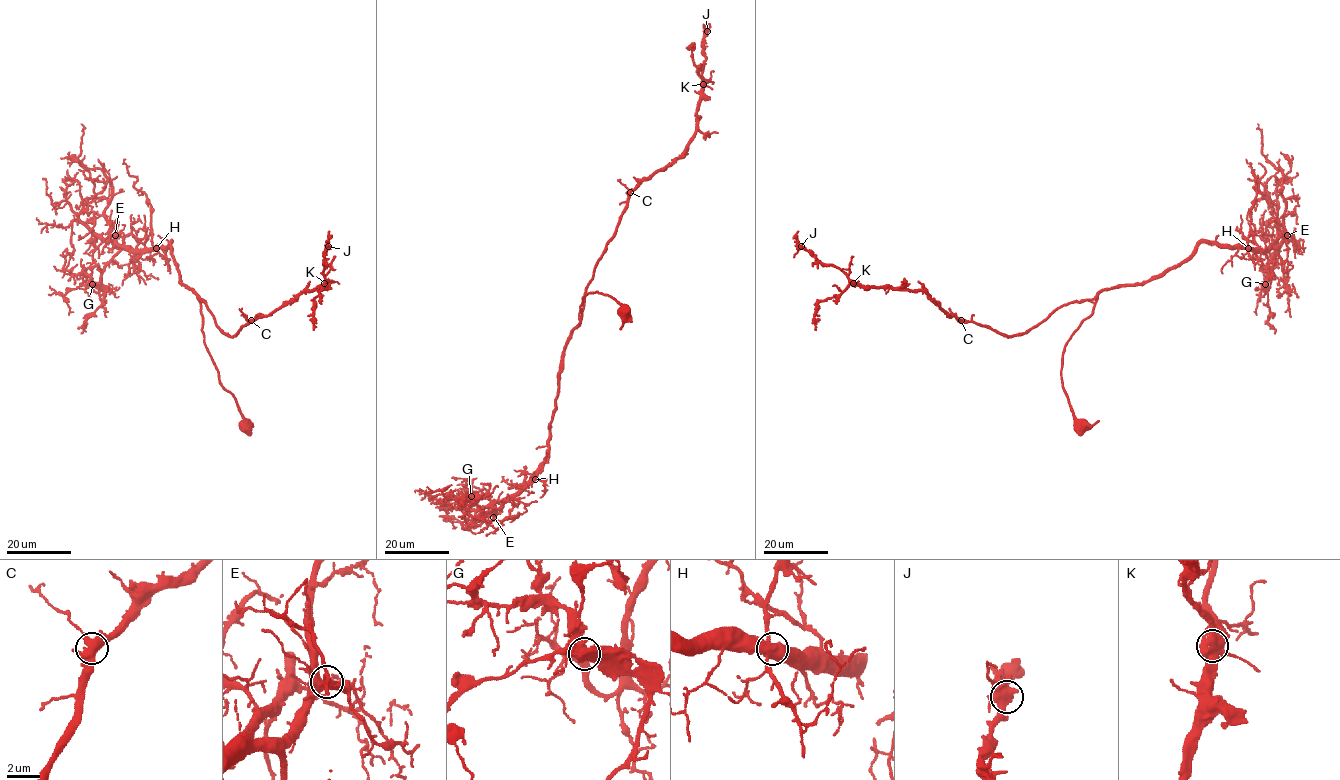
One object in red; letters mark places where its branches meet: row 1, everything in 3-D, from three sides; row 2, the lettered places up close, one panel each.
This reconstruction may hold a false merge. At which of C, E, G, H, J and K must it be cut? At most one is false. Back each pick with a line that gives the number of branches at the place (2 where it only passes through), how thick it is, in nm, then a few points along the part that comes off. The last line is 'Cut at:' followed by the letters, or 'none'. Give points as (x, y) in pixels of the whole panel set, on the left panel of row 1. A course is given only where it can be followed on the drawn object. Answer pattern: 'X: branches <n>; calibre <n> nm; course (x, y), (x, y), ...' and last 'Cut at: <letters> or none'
Cut at: none

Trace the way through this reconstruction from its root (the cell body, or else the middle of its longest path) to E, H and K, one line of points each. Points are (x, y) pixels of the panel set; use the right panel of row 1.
E: (1078, 426), (1062, 385), (1062, 353), (1101, 291), (1162, 276), (1201, 242), (1270, 249), (1287, 235)
H: (1078, 426), (1062, 385), (1061, 358), (1072, 333), (1091, 314), (1096, 296), (1162, 276), (1201, 242), (1248, 248)
K: (1078, 426), (1062, 385), (1061, 358), (1093, 302), (1068, 302), (1006, 336), (949, 315), (925, 292), (853, 283)

